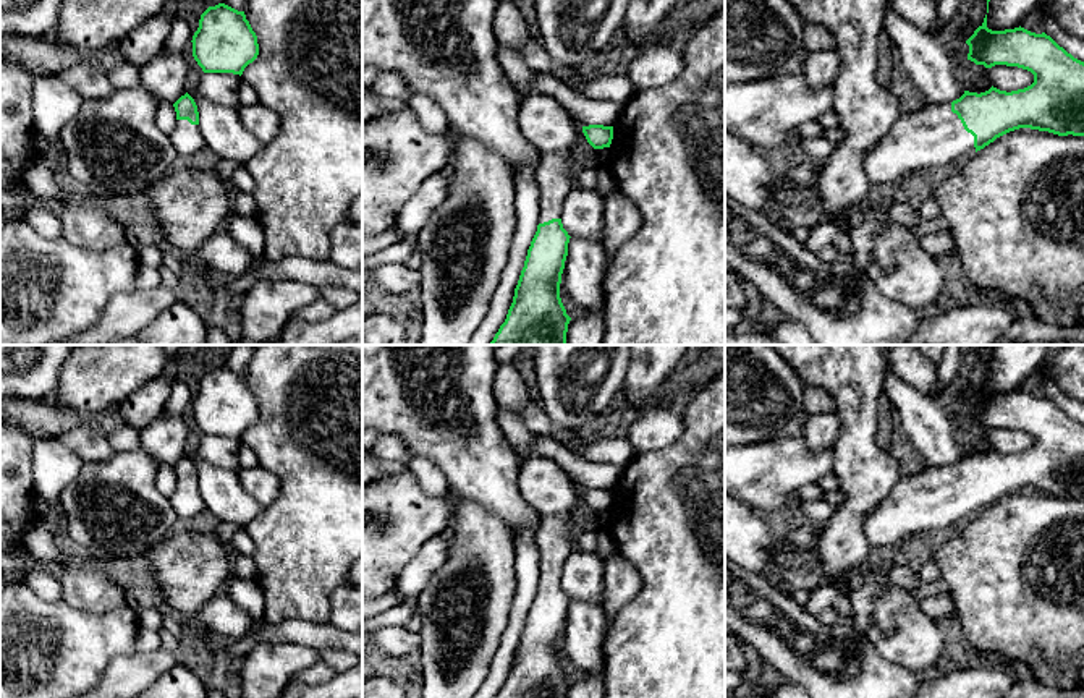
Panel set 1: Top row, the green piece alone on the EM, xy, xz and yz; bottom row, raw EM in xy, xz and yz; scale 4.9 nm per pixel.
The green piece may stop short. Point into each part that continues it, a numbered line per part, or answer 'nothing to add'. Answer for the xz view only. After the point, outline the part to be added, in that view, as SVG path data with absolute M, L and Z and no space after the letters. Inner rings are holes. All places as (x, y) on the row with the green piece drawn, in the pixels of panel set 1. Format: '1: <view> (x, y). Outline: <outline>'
1: xz (554, 177). Outline: M568 152L542 154L536 170L539 196L539 223L561 219L565 196L576 186L570 168Z

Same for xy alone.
1: xy (186, 138). Outline: M176 120L175 130L170 133L170 139L181 157L194 155L207 147L199 125L191 125L188 120Z

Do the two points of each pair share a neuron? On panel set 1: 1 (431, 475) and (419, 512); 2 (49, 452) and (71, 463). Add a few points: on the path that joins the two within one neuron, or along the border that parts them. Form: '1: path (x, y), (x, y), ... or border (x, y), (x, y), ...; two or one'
1: border (410, 472), (427, 494), (447, 497); two
2: path (54, 457), (60, 463), (67, 463); one

